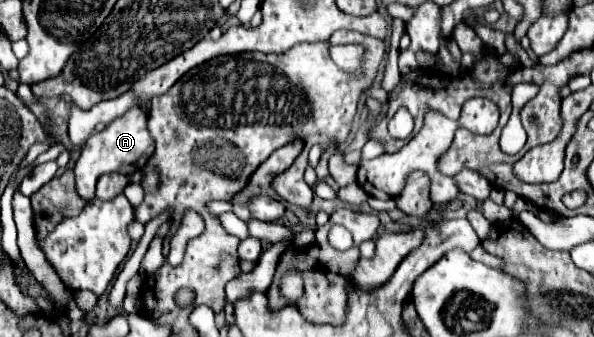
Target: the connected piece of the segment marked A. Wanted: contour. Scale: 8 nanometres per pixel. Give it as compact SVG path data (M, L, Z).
M132 106L124 116L110 122L102 132L96 132L90 136L90 140L84 144L82 154L74 166L76 190L84 200L94 198L94 188L96 188L96 182L102 174L110 174L110 172L134 174L136 170L140 172L146 166L146 162L150 160L152 150L154 150L154 140L148 132L146 120L148 120L148 116L142 112L142 108Z

